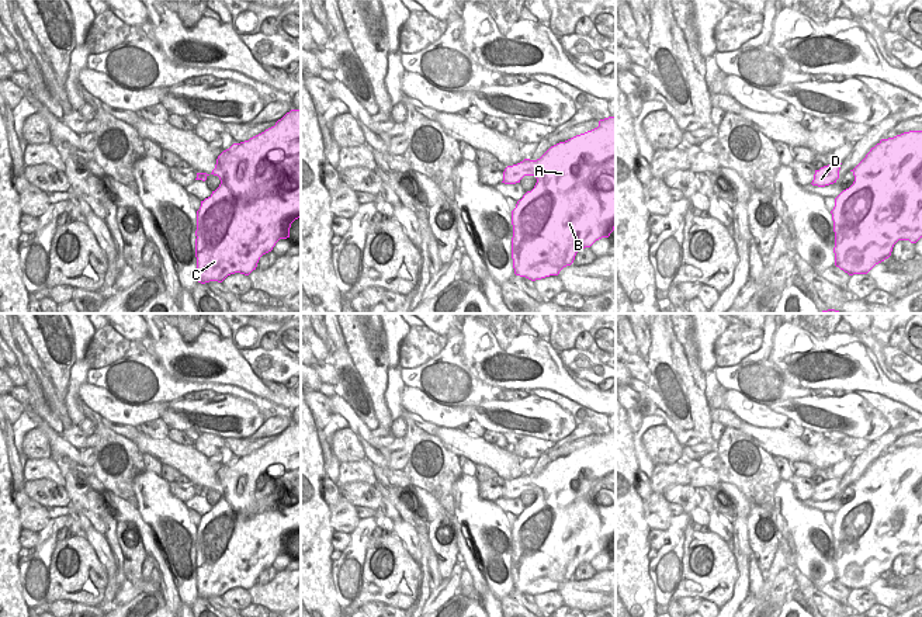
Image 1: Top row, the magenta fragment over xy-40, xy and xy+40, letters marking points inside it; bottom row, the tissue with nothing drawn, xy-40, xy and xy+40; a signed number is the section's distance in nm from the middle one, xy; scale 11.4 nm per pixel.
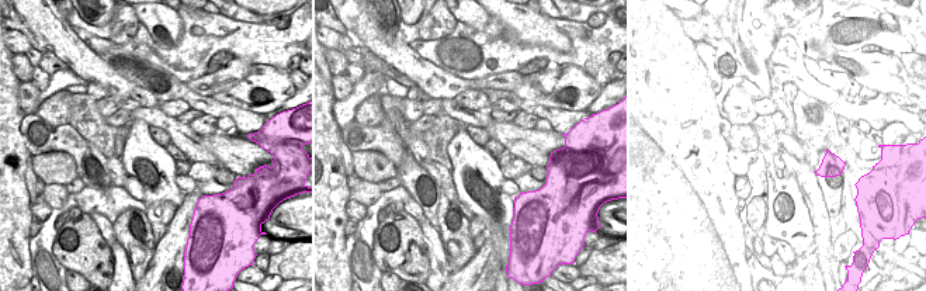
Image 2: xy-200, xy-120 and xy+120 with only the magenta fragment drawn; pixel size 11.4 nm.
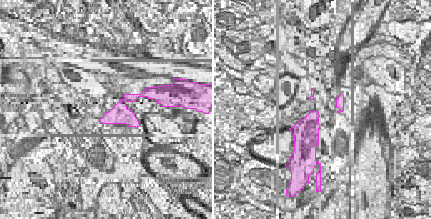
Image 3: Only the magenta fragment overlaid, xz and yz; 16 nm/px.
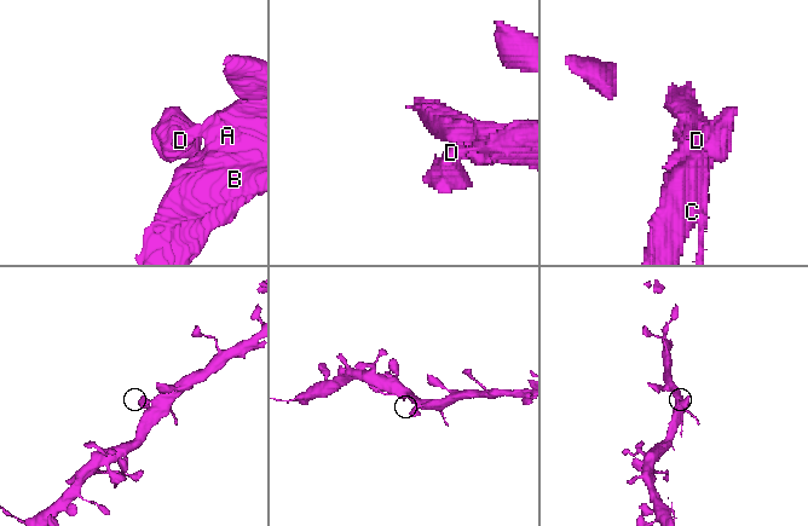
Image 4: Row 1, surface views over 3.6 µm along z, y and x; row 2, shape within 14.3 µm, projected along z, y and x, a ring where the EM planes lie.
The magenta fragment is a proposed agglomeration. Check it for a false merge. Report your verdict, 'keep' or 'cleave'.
keep

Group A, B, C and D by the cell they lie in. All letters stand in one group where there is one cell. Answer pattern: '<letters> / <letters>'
A B C D

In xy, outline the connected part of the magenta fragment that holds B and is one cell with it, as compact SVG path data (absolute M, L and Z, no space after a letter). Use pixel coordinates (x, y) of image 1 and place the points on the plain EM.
M616 431L551 461L537 475L507 481L502 498L516 499L524 491L534 491L537 498L512 526L512 573L516 590L535 596L558 590L580 564L609 552L616 543Z

